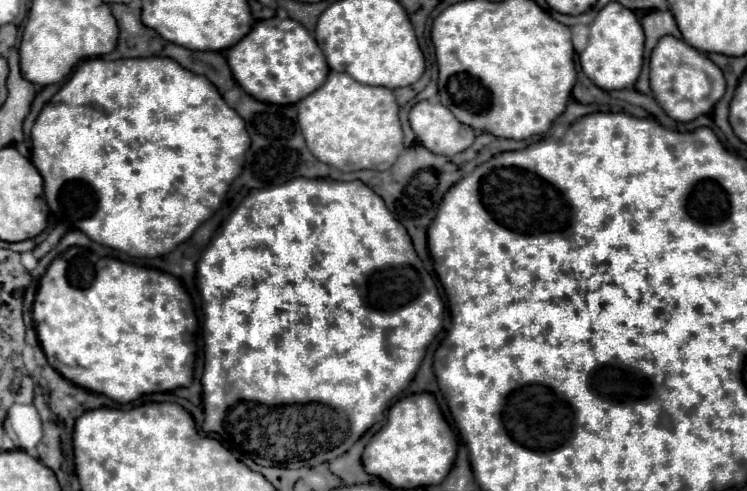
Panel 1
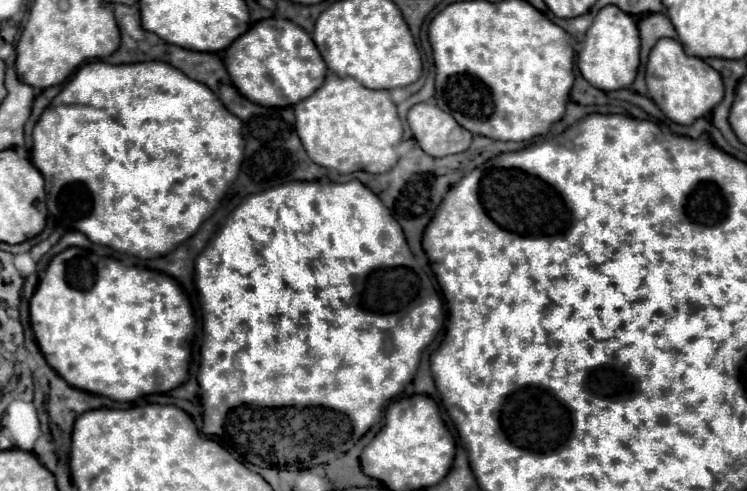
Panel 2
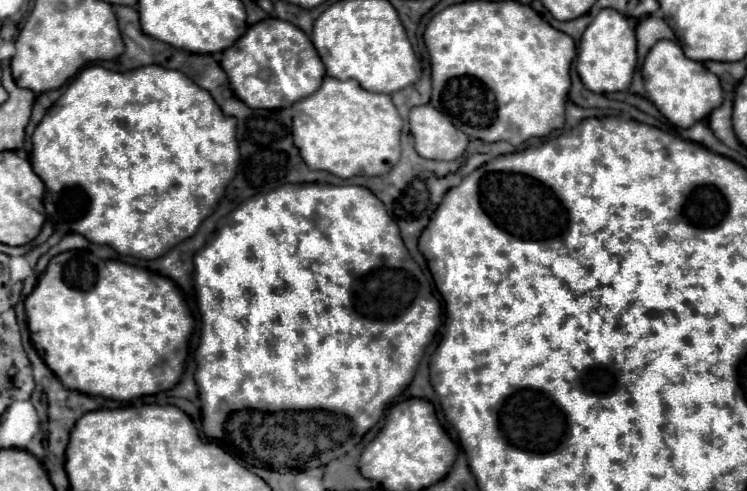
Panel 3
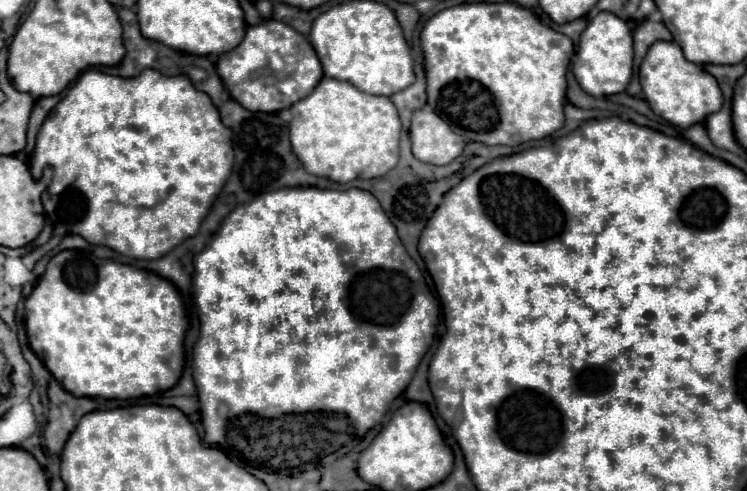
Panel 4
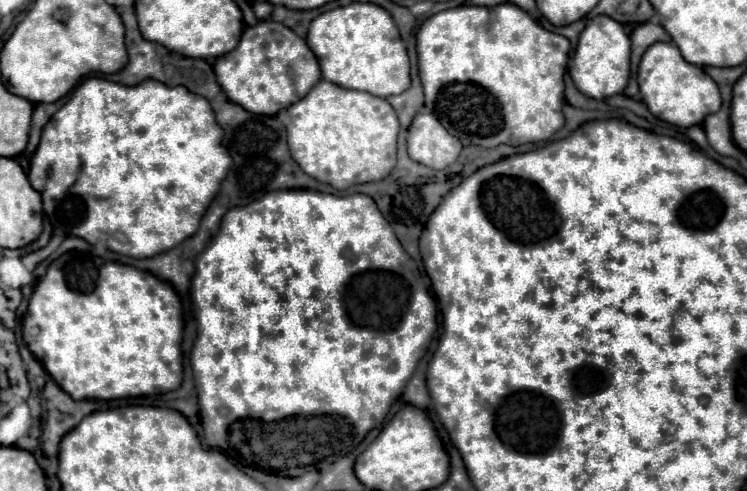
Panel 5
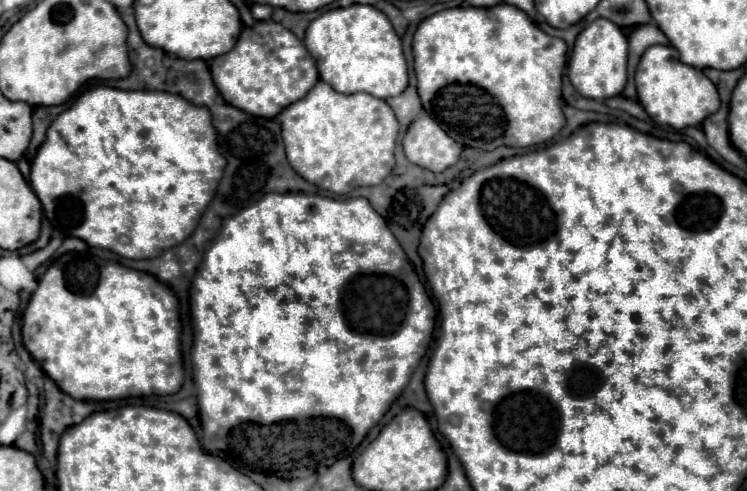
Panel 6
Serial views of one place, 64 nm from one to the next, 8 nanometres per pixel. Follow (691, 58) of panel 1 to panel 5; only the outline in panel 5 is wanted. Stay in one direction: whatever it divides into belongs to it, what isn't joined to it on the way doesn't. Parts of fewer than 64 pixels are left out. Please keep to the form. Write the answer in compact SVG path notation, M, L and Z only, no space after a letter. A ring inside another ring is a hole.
M672 42L652 44L652 48L644 52L644 60L638 66L638 84L642 100L648 106L648 110L656 118L680 128L702 124L704 118L708 114L718 112L722 104L716 82L700 66L688 64L682 58L678 46Z

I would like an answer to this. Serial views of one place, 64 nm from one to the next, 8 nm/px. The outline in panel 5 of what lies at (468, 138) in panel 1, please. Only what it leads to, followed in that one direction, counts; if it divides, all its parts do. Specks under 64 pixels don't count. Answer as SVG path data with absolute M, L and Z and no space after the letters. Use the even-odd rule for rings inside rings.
M420 112L414 116L408 130L408 154L412 160L442 170L458 160L462 142L452 136L434 114Z

